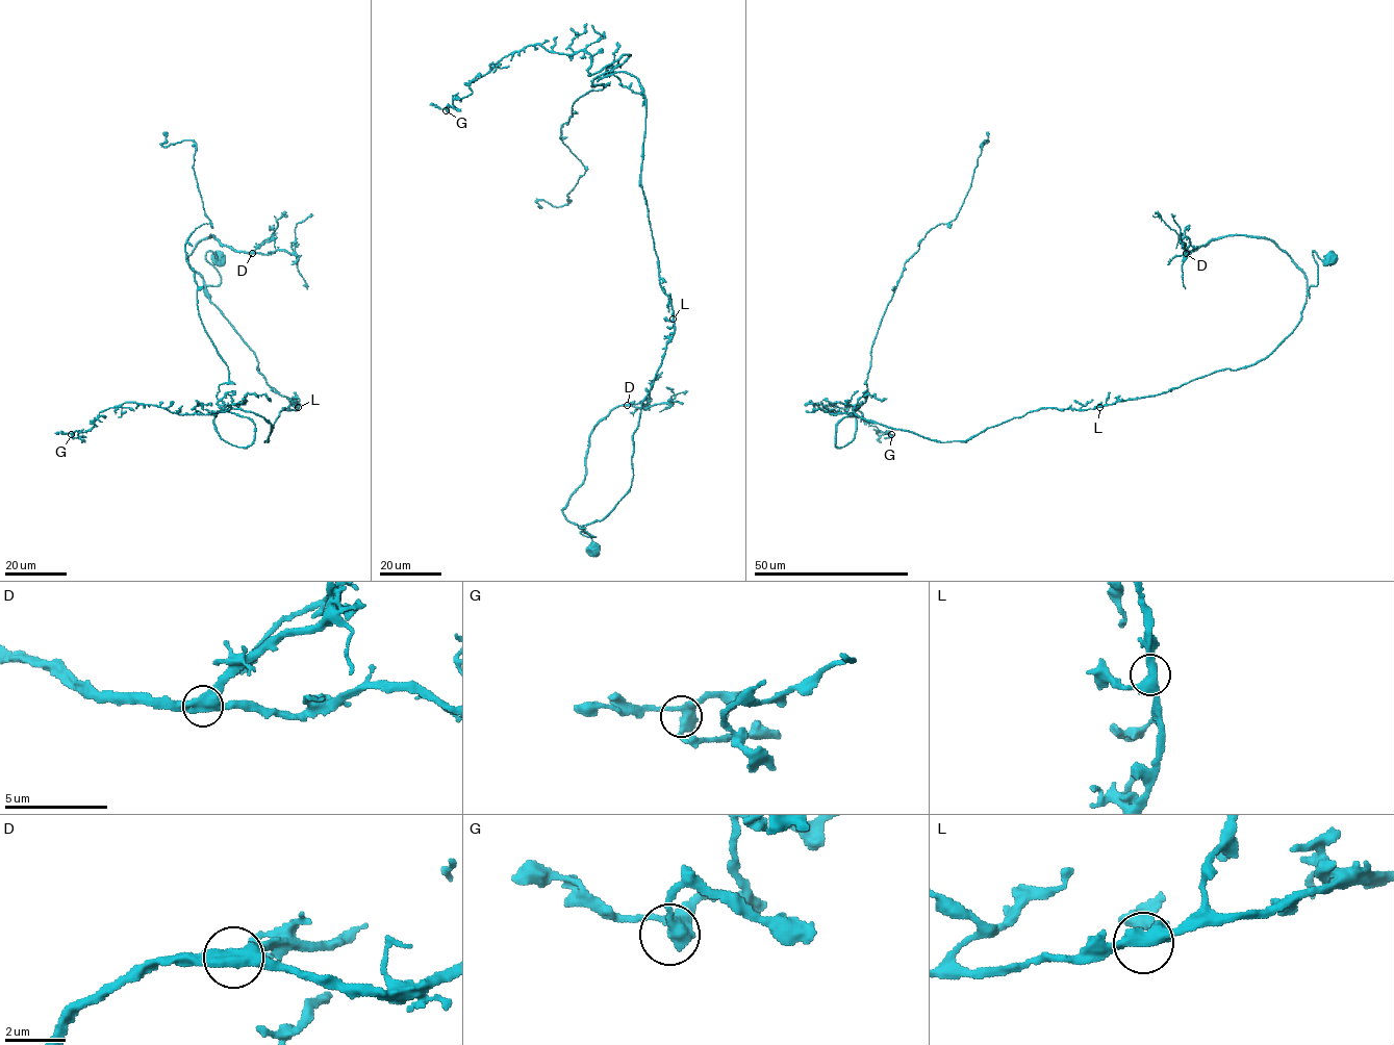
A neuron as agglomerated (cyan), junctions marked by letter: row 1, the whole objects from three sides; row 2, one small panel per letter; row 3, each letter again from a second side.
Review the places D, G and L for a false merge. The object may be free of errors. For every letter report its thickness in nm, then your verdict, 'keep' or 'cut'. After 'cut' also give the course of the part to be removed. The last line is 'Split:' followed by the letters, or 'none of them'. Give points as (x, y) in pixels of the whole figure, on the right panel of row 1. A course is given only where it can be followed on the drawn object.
D: 440 nm | keep
G: 400 nm | keep
L: 400 nm | keep
Split: none of them

